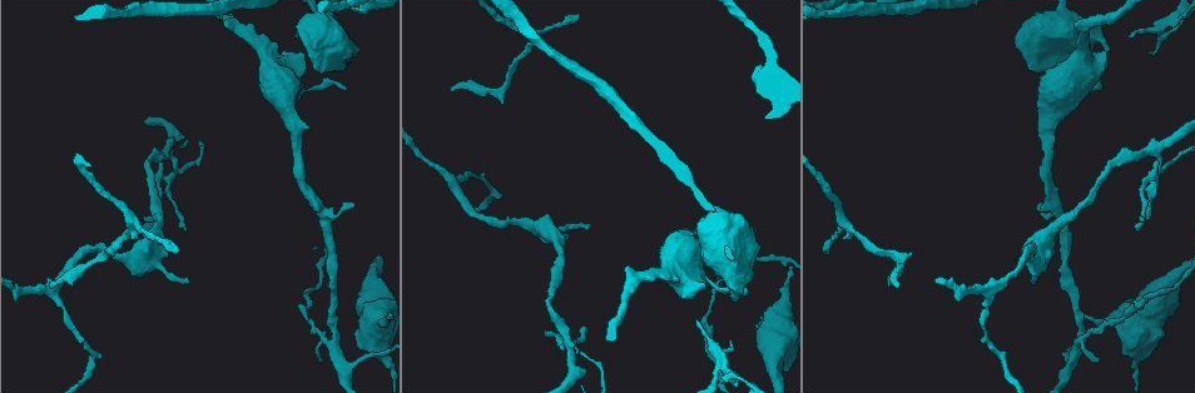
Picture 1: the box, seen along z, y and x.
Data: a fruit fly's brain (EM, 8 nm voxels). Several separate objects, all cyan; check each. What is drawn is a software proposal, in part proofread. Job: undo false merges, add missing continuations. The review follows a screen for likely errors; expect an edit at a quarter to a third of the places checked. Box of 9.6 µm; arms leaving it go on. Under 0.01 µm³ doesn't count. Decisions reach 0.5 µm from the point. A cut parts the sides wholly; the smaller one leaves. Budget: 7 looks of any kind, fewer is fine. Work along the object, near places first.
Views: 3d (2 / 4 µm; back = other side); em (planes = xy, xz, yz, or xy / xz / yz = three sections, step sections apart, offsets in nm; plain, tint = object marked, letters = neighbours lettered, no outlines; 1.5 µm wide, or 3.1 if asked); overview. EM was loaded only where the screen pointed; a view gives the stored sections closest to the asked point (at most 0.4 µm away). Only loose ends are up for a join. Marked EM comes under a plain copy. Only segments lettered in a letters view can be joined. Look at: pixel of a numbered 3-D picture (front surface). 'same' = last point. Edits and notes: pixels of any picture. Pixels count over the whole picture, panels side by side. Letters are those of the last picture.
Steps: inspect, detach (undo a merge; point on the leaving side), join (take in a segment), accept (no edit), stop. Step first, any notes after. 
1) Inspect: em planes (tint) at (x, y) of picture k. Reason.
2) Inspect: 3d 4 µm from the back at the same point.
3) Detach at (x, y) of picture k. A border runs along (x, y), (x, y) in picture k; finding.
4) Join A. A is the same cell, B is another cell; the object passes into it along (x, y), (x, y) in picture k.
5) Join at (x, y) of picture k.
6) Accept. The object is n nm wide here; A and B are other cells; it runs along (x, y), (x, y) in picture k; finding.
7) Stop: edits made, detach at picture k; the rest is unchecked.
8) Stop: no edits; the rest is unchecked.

Inspect: 3d 4 µm at (1040, 206) of picture 1. Tapers out.

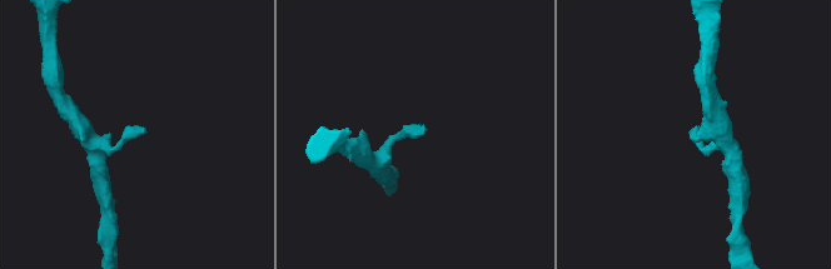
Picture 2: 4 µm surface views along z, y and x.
Inspect: em planes (letters) at (693, 129) of picture 2. Shape alone is not enough.

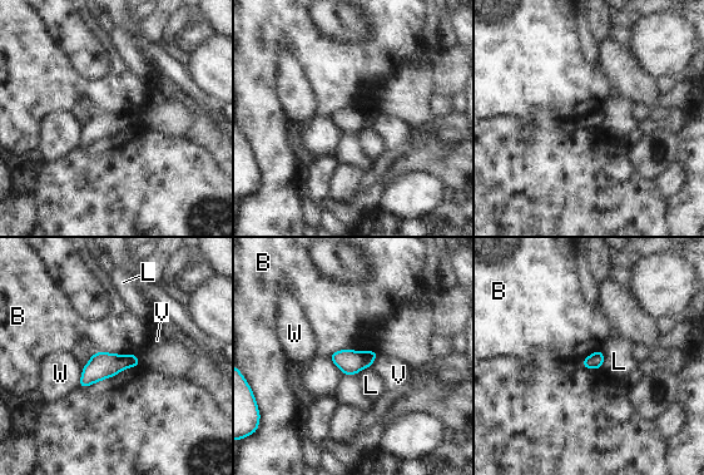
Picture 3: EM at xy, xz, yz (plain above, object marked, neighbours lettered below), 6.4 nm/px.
Accept. B, L, V and W are other cells; a border runs along (377, 351), (337, 350), (330, 360) in picture 3; no lettered segment goes on from it.

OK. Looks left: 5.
Inspect: em xz step 4 (tint) at (1158, 28) of picture 1. Abrupt turn.

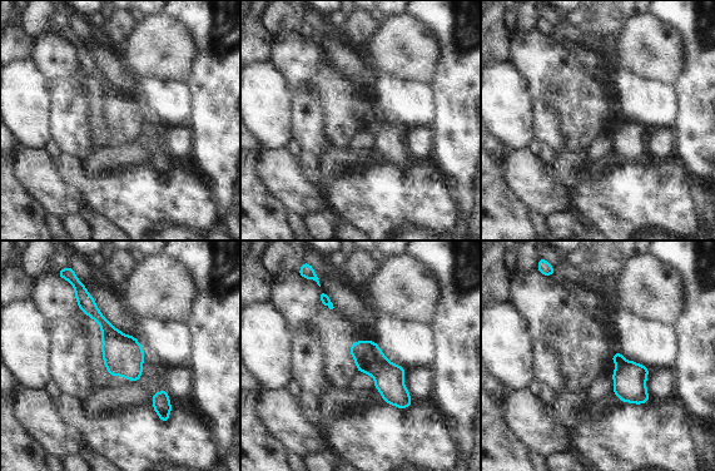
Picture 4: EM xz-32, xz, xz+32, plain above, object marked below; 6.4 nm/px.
Inspect: em planes (tint) at the same point. Another direction.

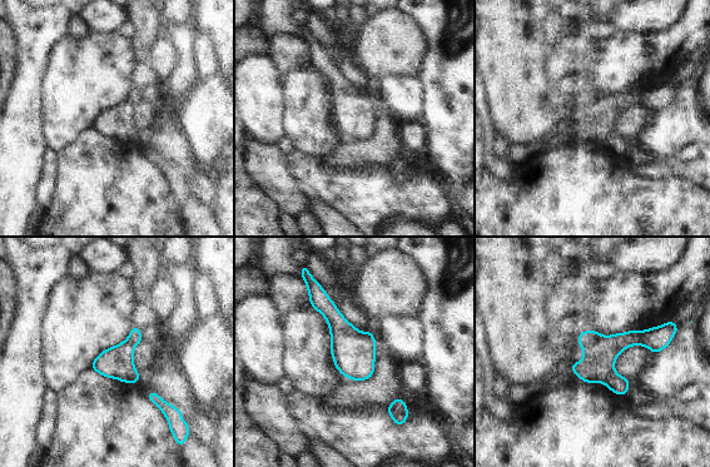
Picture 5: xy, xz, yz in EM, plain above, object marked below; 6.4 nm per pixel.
Inspect: em planes (letters) at the same point. What lies round it.

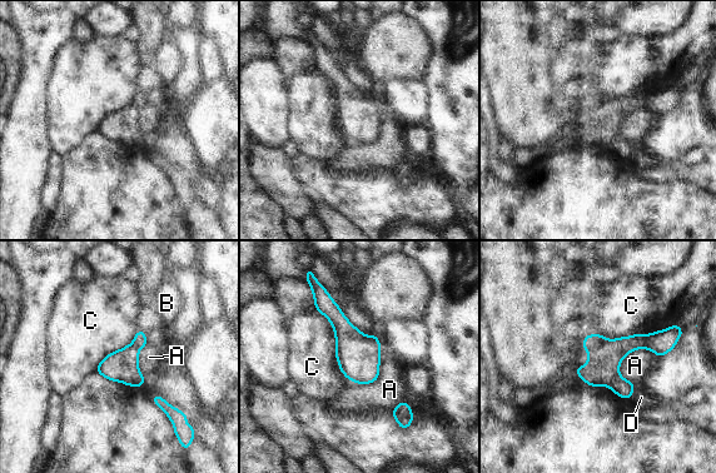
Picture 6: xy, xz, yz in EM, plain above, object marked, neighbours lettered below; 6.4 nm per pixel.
Detach at (590, 342) of picture 6. A, B, C and D are other cells; a second neuron is stuck on.

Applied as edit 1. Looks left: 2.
Stop: edits made, detach at picture 6; the rest is unchecked.

